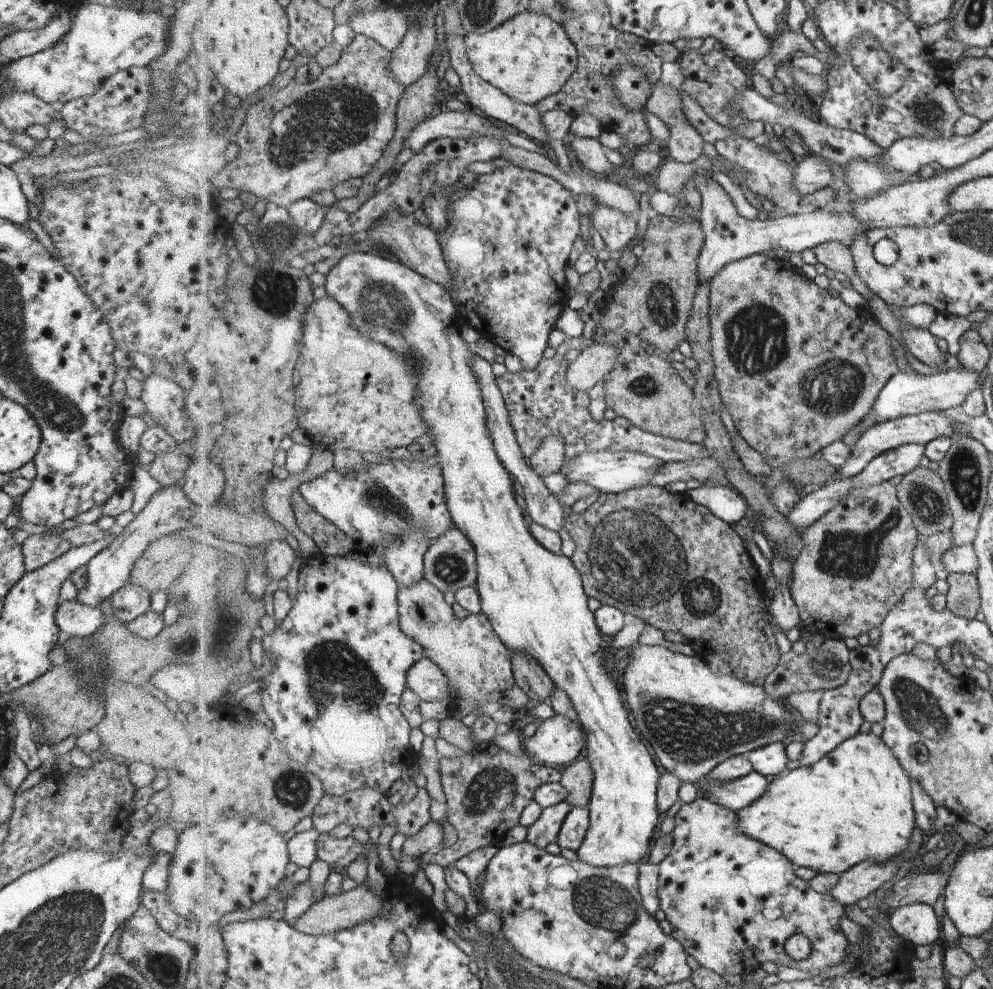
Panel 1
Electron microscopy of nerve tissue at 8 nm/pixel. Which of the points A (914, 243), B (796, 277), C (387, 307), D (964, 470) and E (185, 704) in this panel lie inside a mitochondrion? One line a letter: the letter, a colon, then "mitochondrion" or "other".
A: other
B: other
C: mitochondrion
D: mitochondrion
E: other

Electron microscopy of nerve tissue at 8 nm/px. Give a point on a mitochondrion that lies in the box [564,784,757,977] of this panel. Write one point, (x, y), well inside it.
(600, 903)

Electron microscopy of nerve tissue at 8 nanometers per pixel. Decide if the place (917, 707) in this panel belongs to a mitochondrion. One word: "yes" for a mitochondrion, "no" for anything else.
yes

